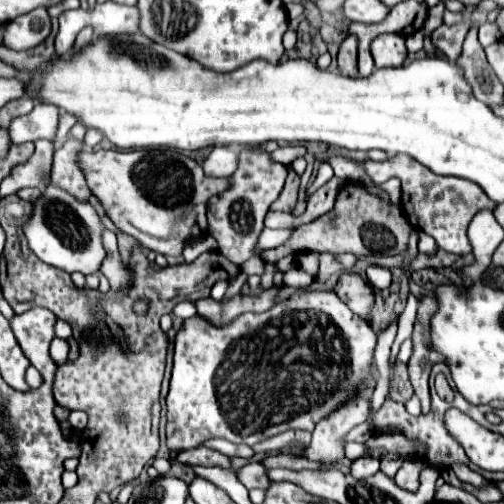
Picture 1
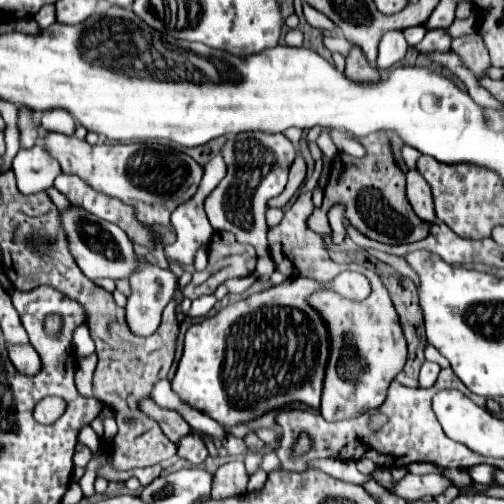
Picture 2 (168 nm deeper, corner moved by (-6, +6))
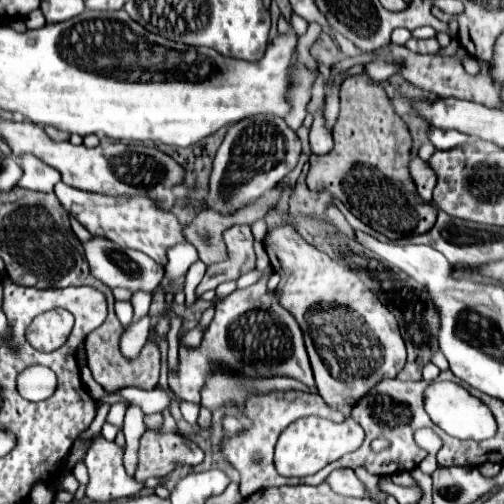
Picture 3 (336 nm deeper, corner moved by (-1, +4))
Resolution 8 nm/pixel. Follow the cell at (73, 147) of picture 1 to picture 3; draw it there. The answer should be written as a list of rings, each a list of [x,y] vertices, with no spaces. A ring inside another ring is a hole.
[[[58,182],[54,186],[54,192],[56,192],[60,204],[66,208],[66,212],[72,214],[88,232],[104,236],[120,246],[140,250],[162,266],[166,266],[166,250],[178,242],[184,242],[182,226],[178,224],[176,216],[166,210],[158,210],[148,198],[102,196],[102,194],[92,194],[92,192],[72,188],[64,182]]]

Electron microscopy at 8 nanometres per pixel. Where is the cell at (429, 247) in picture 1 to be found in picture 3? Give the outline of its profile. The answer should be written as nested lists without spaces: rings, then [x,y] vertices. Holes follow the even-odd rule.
[[[414,156],[414,158],[410,160],[410,176],[414,178],[418,196],[420,196],[424,202],[430,202],[430,200],[432,200],[432,190],[434,190],[434,184],[436,184],[436,174],[428,168],[426,162],[422,162],[420,158]]]

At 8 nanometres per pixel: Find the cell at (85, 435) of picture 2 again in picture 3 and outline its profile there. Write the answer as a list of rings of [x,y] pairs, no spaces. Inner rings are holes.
[[[102,436],[92,440],[84,464],[90,474],[86,496],[96,502],[128,498],[144,488],[138,480],[126,474],[122,466],[122,450]]]

